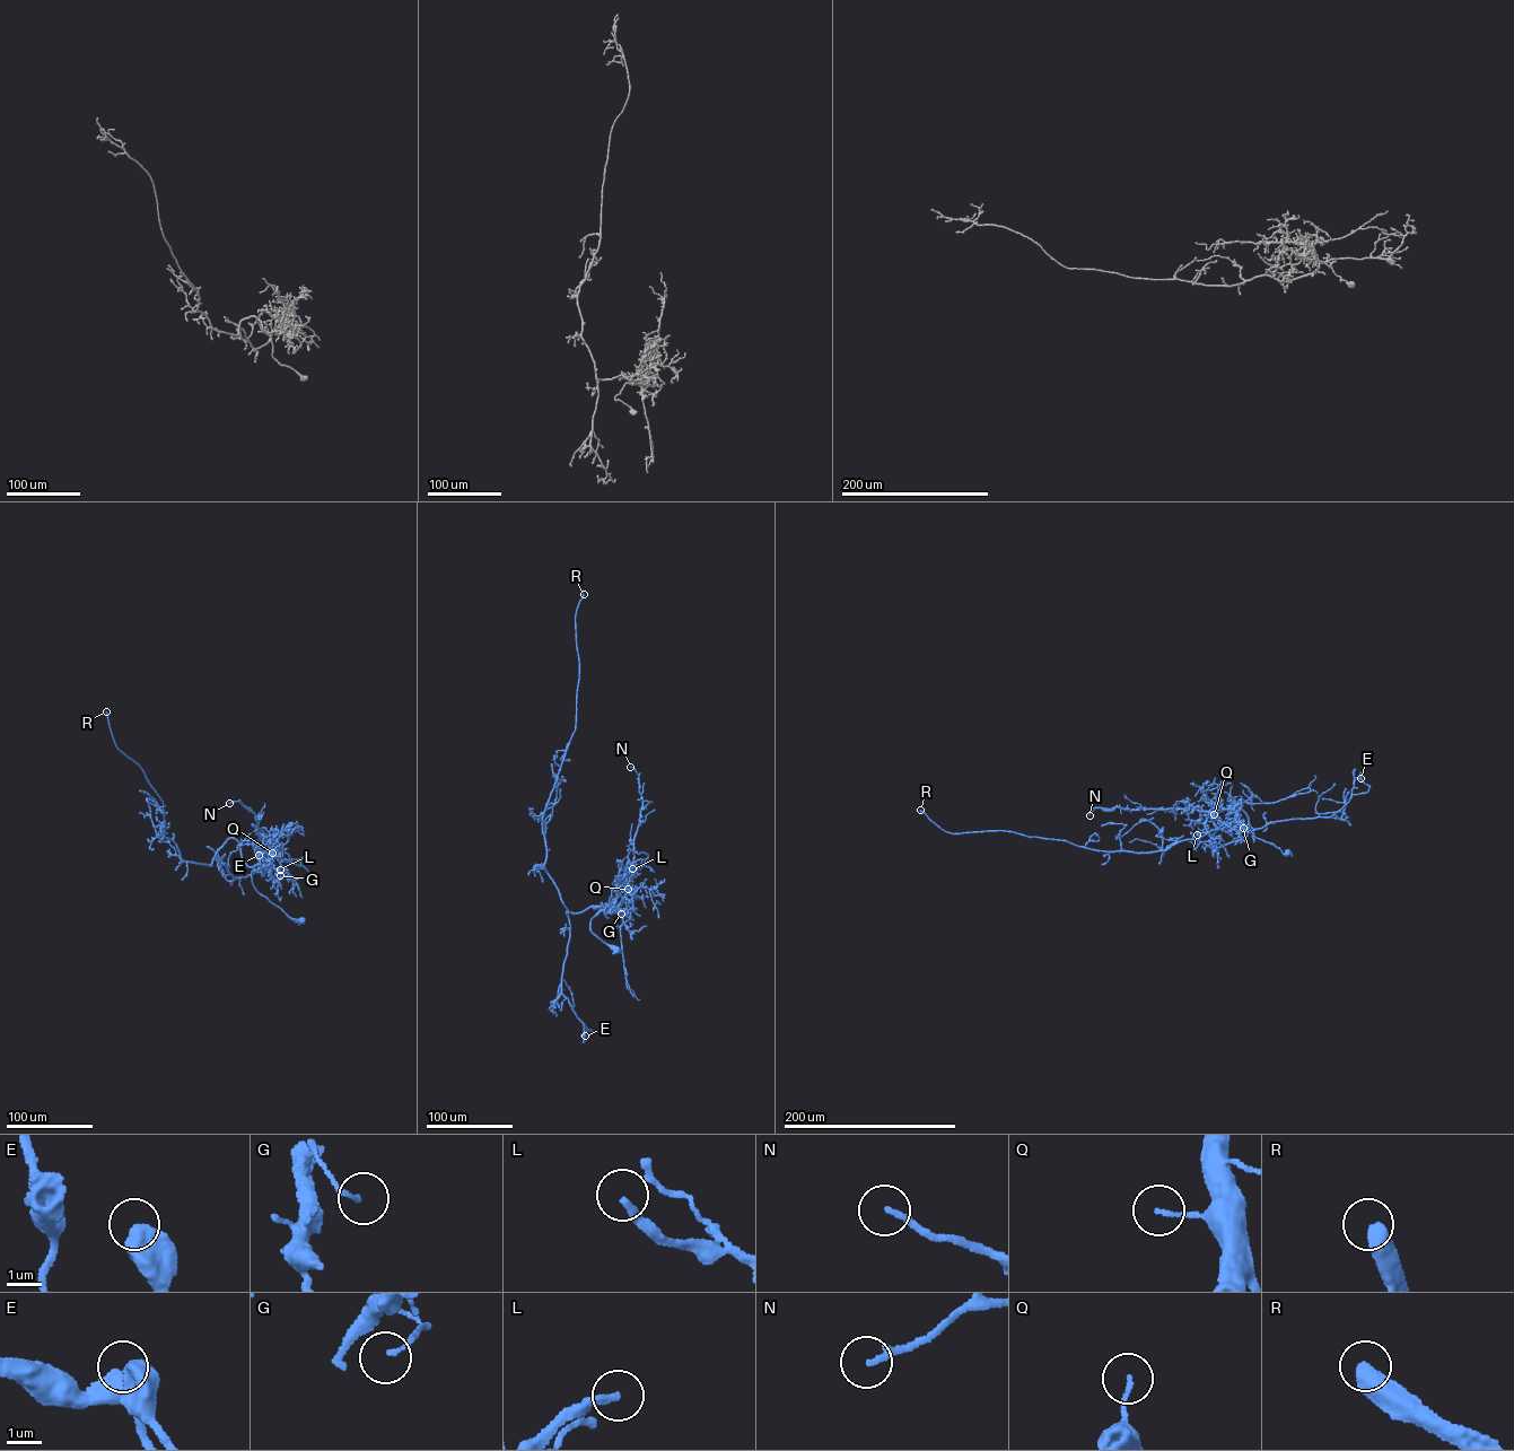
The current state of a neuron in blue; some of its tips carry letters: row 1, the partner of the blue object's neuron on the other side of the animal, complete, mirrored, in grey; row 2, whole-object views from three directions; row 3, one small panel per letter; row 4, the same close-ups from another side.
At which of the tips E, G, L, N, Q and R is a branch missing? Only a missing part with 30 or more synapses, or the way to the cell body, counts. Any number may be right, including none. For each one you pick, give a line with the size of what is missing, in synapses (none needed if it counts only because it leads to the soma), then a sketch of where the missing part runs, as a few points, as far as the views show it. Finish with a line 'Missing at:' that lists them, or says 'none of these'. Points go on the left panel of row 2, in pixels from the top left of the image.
R: 350 syn | (106, 711), (95, 680), (69, 656), (47, 648), (41, 641), (37, 618)
Missing at: R

